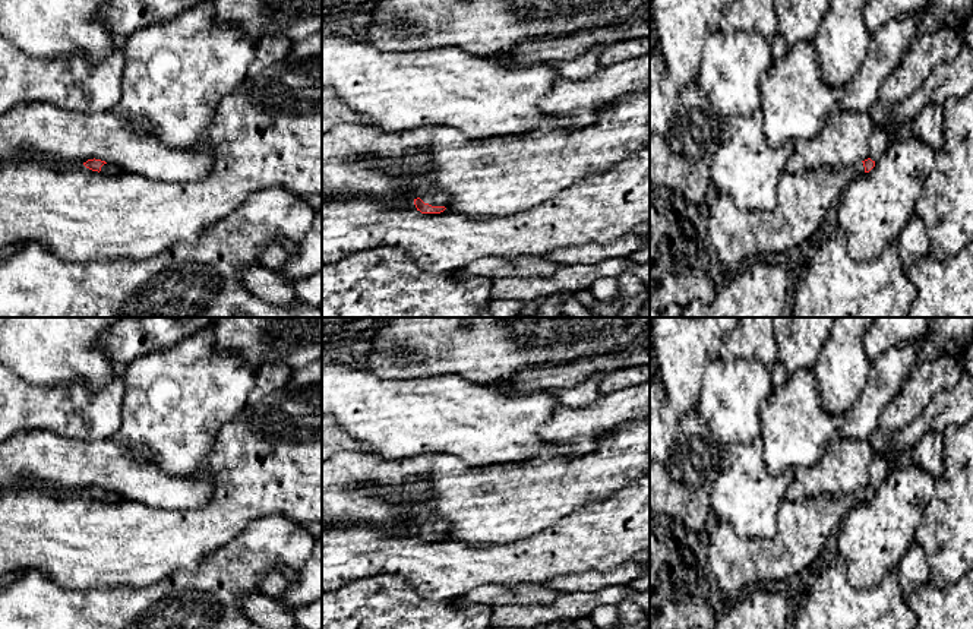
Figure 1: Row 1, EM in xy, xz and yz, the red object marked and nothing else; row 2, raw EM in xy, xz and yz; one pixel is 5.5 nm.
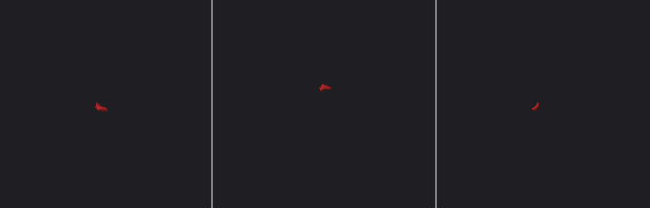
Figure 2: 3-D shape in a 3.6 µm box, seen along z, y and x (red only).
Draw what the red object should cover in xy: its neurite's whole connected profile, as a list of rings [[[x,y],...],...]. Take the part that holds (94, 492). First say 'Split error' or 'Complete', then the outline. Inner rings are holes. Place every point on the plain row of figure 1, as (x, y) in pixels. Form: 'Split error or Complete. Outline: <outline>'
Split error. Outline: [[[88,487],[86,490],[83,490],[83,493],[92,499],[98,499],[107,503],[116,503],[119,500],[121,500],[121,496],[113,491],[108,491],[105,489],[101,487]]]

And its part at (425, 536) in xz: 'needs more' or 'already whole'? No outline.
needs more

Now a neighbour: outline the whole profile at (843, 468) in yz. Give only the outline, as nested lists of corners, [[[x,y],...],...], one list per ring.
[[[838,437],[814,465],[794,470],[786,499],[853,494],[869,486],[869,464],[875,455],[869,439]]]

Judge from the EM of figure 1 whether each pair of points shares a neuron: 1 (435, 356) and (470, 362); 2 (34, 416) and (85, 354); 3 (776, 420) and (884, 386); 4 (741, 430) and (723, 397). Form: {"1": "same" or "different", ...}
{"1": "same", "2": "different", "3": "same", "4": "same"}

